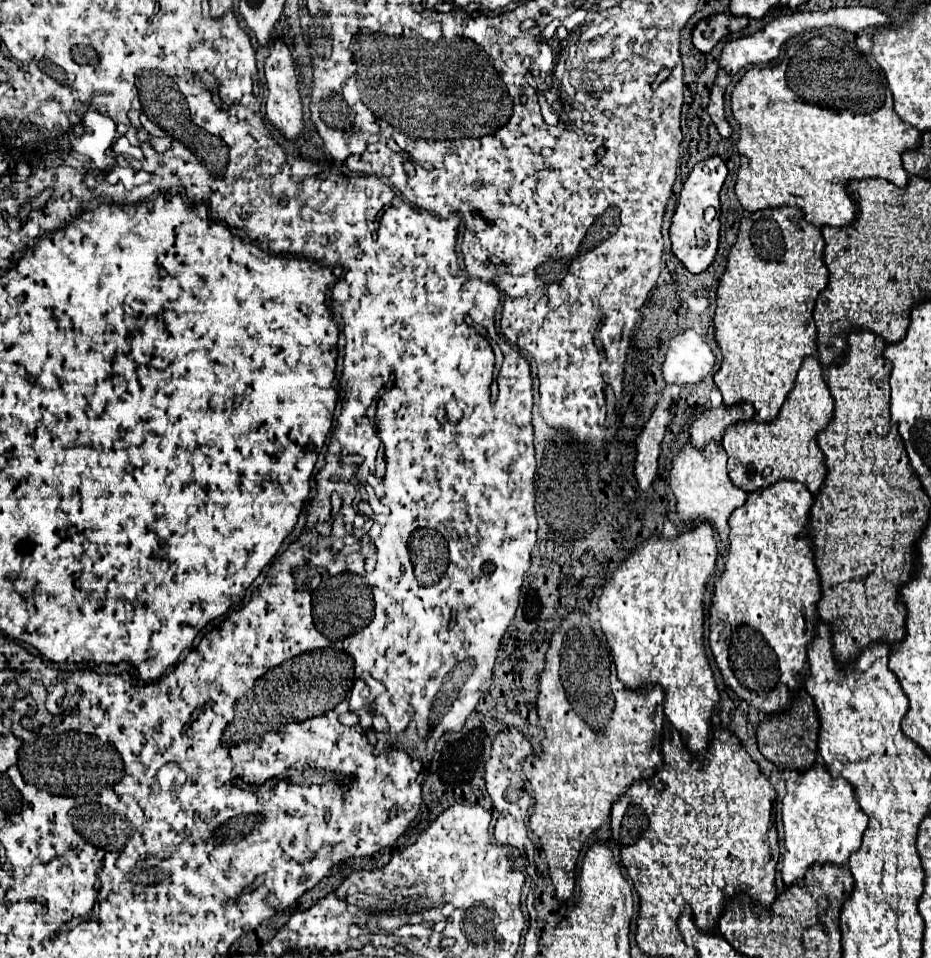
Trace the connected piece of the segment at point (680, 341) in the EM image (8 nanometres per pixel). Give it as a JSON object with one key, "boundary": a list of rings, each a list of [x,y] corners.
{"boundary":[[[683,330],[671,338],[663,360],[663,378],[667,384],[701,382],[715,366],[715,356],[709,344],[695,332]]]}

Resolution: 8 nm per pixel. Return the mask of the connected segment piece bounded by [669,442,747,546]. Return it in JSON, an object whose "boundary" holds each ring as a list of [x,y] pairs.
{"boundary":[[[709,442],[705,450],[697,450],[691,444],[685,444],[683,450],[671,460],[671,472],[669,472],[669,486],[677,500],[677,514],[689,522],[697,524],[703,520],[709,520],[713,528],[717,530],[719,538],[723,538],[723,544],[729,544],[729,516],[735,508],[739,508],[747,494],[733,486],[727,476],[727,454],[721,444]]]}

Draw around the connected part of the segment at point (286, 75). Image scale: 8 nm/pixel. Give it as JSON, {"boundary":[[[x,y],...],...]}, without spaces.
{"boundary":[[[275,40],[271,46],[271,54],[265,60],[265,78],[267,78],[267,118],[273,126],[277,126],[289,140],[295,140],[303,132],[303,110],[301,110],[301,96],[297,88],[297,76],[291,52],[283,40]]]}

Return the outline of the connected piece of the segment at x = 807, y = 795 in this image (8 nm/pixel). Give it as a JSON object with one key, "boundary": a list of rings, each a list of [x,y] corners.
{"boundary":[[[815,764],[809,770],[787,772],[787,794],[783,798],[785,854],[783,882],[791,886],[813,864],[849,864],[851,852],[861,846],[861,836],[867,830],[869,818],[861,810],[855,788],[845,778],[833,778],[825,766]]]}

